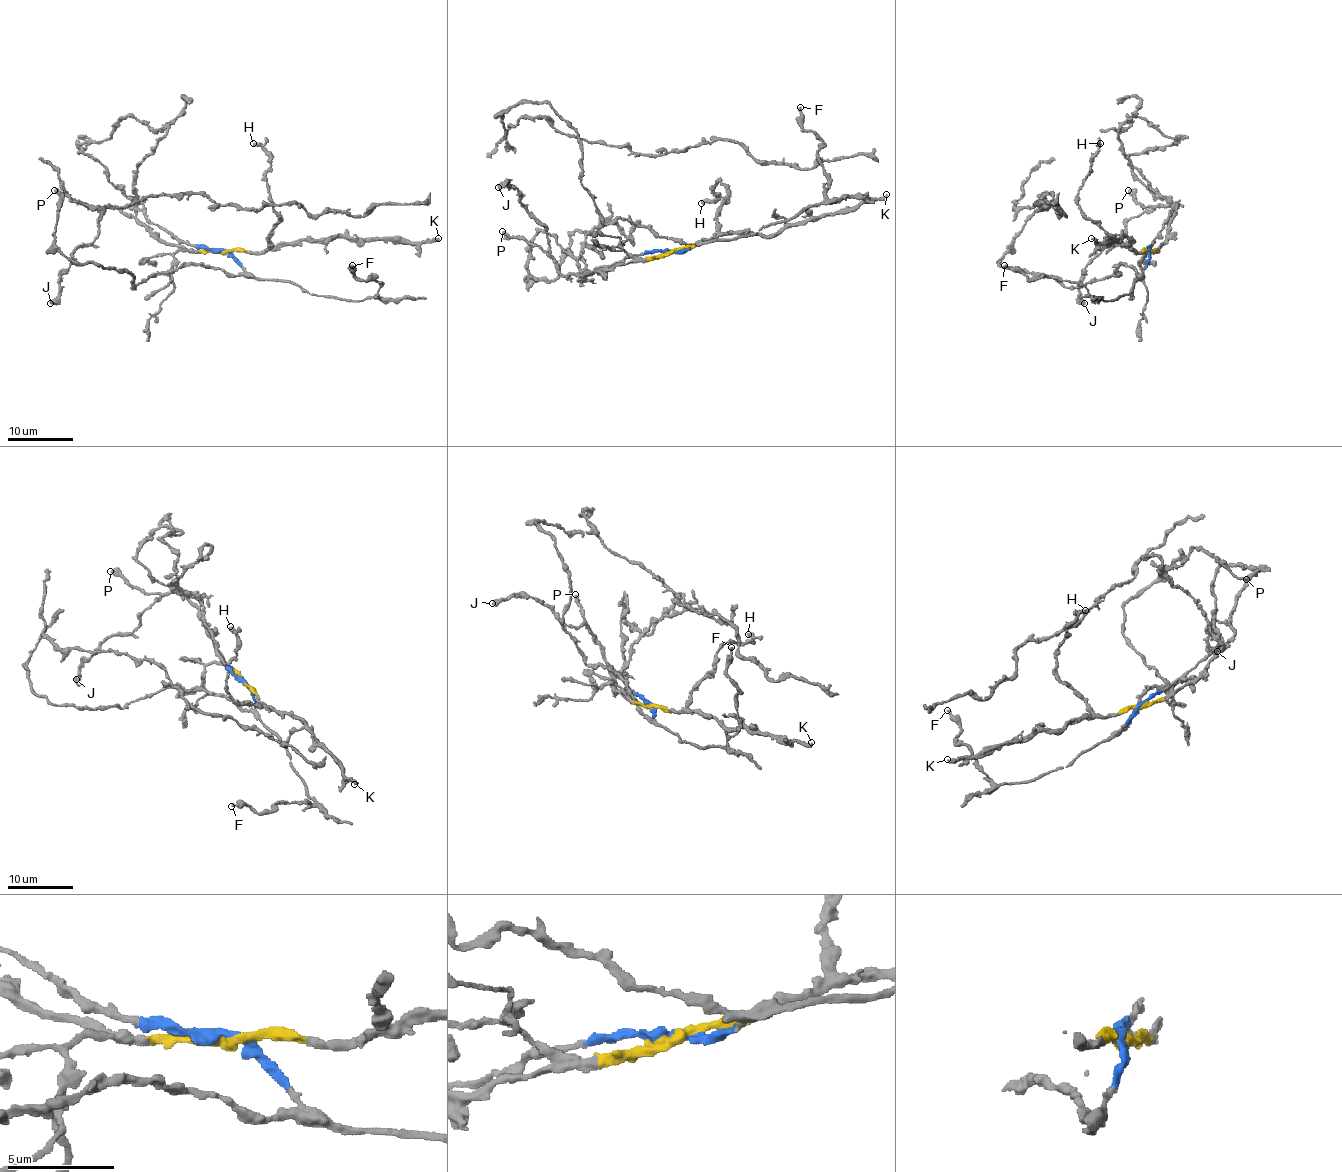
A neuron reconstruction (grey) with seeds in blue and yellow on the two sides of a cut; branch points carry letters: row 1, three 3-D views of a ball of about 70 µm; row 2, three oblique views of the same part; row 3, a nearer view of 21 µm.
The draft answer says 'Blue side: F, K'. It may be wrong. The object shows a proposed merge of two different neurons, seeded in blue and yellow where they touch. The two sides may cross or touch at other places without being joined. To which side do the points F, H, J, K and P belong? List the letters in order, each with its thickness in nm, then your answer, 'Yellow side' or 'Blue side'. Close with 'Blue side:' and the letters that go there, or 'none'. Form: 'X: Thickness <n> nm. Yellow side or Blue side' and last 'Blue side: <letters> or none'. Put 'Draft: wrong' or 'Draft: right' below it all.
F: Thickness 240 nm. Blue side
H: Thickness 400 nm. Yellow side
J: Thickness 550 nm. Yellow side
K: Thickness 360 nm. Yellow side
P: Thickness 440 nm. Yellow side
Blue side: F
Draft: wrong

